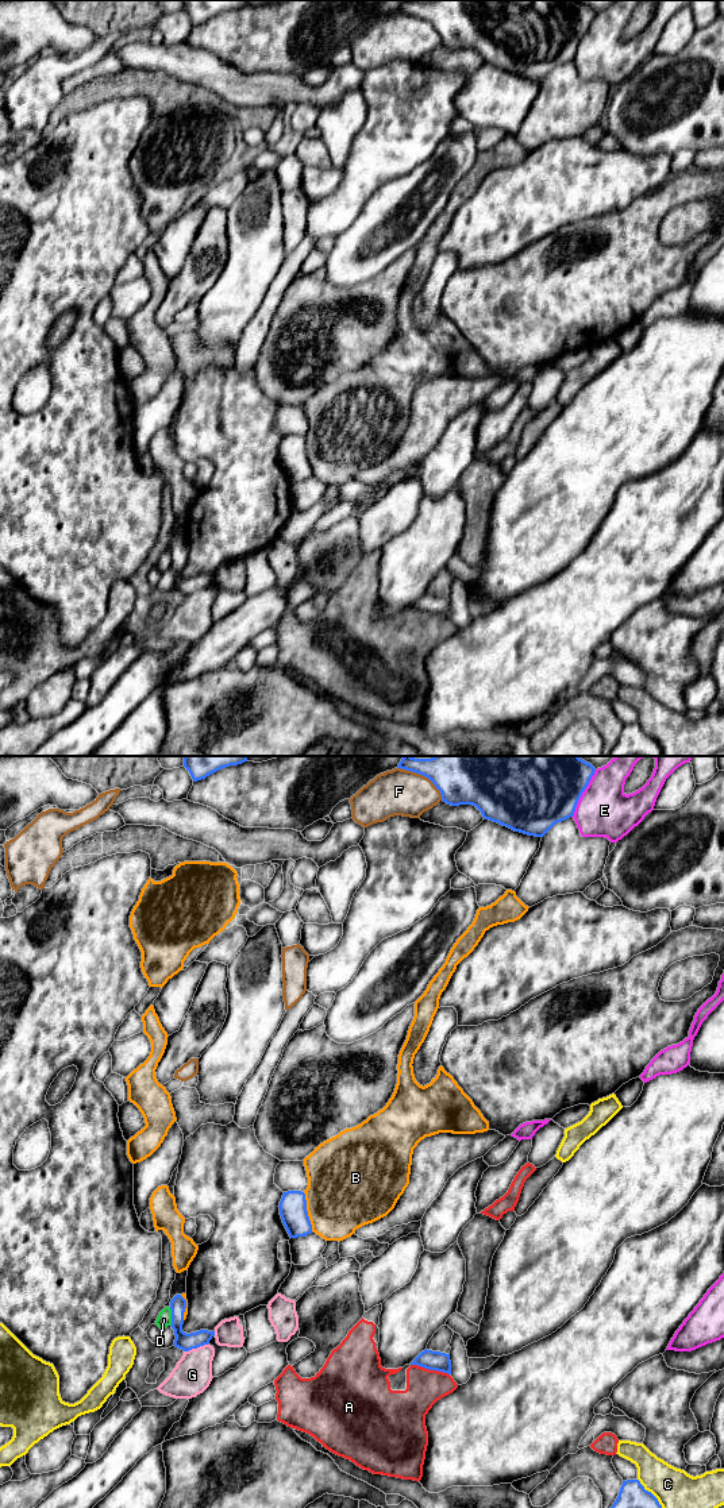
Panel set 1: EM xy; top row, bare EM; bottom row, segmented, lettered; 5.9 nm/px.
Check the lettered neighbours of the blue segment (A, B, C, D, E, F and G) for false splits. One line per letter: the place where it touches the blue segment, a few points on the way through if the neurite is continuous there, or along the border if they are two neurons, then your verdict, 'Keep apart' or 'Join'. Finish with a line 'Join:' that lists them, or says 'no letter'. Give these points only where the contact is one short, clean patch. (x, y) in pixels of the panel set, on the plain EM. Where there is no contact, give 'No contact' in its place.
A: Touches blue at xy (430, 613). Keep apart
B: Touches blue at xy (307, 455). Keep apart
C: Touches blue at xy (653, 739). Keep apart
D: Touches blue at xy (172, 560). Boundary: xy (169, 552), (170, 569). Keep apart
E: Touches blue at xy (582, 35). Keep apart
F: Touches blue at xy (423, 19). Keep apart
G: Touches blue at xy (195, 591). Keep apart
Join: no letter

